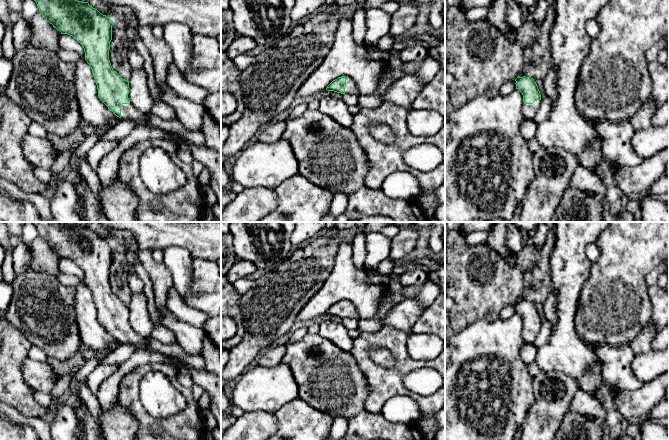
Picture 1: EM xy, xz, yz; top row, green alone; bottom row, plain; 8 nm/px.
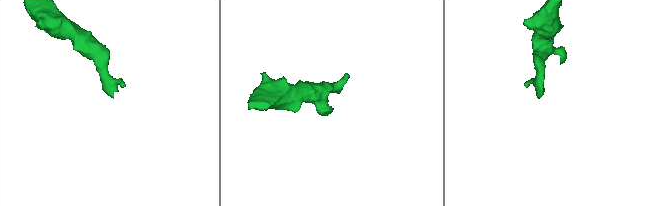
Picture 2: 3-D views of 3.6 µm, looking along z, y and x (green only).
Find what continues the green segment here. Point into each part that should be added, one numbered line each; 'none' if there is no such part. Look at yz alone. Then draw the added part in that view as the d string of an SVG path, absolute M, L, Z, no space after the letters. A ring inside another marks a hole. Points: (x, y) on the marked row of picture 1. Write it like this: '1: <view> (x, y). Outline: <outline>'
1: yz (529, 110). Outline: M536 100L533 104L524 104L523 113L526 119L533 119L539 110L541 100Z

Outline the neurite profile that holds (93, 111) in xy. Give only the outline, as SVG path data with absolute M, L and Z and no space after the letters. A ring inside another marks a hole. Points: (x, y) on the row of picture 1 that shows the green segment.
M61 34L59 38L61 49L74 51L81 59L74 63L74 86L82 119L96 129L103 128L117 116L108 109L98 96L97 85L93 72L85 60L83 46L72 36Z

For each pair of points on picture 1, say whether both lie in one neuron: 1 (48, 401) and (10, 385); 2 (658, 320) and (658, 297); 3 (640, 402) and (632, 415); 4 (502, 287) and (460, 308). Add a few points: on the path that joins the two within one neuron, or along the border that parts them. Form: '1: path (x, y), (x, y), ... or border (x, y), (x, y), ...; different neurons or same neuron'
1: border (33, 391), (33, 397), (40, 404), (48, 408); different neurons
2: path (658, 314), (658, 303); same neuron
3: path (637, 405), (633, 412); same neuron
4: path (492, 287), (486, 287), (470, 303); same neuron

